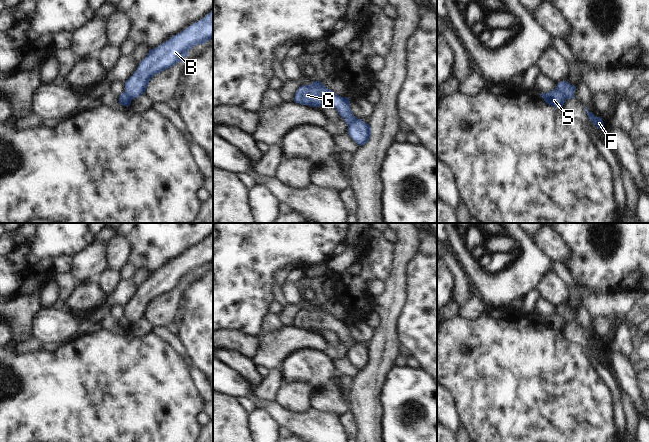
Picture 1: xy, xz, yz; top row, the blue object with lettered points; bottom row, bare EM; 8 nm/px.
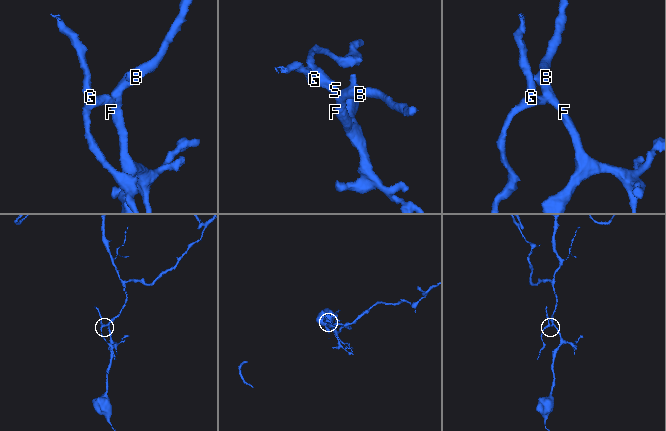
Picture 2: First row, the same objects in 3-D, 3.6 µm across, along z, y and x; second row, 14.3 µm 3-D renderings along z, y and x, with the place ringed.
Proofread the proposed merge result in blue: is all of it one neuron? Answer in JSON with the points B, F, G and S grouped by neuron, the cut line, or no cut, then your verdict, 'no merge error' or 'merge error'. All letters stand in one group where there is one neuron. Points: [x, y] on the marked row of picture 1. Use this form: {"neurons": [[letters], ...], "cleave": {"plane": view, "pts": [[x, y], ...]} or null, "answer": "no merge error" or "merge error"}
{"neurons": [["B", "F"], ["G", "S"]], "cleave": {"plane": "yz", "pts": [[557, 87], [566, 98]]}, "answer": "merge error"}

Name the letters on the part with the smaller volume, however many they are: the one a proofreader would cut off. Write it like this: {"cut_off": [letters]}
{"cut_off": ["G", "S"]}

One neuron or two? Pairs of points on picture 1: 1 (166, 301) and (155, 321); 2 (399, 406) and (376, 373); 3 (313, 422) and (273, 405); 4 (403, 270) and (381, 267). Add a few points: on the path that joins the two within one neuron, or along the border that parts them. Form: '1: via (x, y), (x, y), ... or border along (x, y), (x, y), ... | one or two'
1: via (166, 306), (157, 316) | one
2: border along (395, 366), (383, 390), (385, 410) | two
3: via (303, 422), (294, 422), (283, 415) | one
4: border along (393, 245), (393, 271), (384, 280) | two

